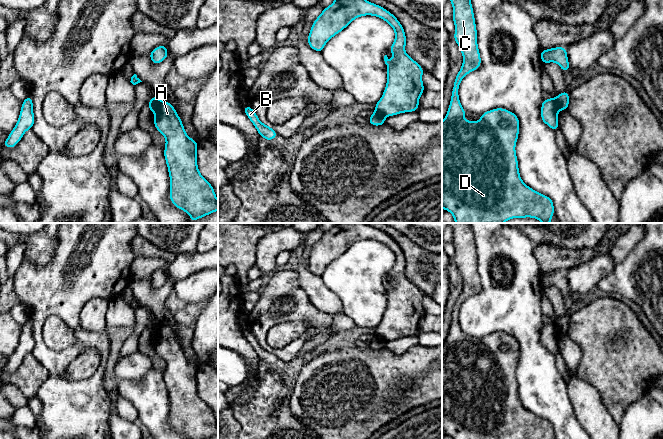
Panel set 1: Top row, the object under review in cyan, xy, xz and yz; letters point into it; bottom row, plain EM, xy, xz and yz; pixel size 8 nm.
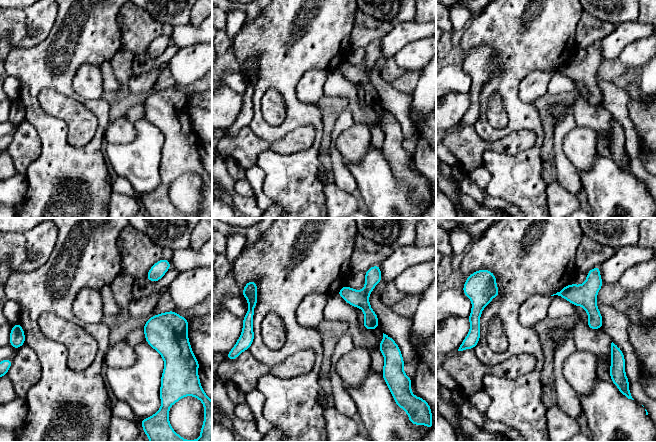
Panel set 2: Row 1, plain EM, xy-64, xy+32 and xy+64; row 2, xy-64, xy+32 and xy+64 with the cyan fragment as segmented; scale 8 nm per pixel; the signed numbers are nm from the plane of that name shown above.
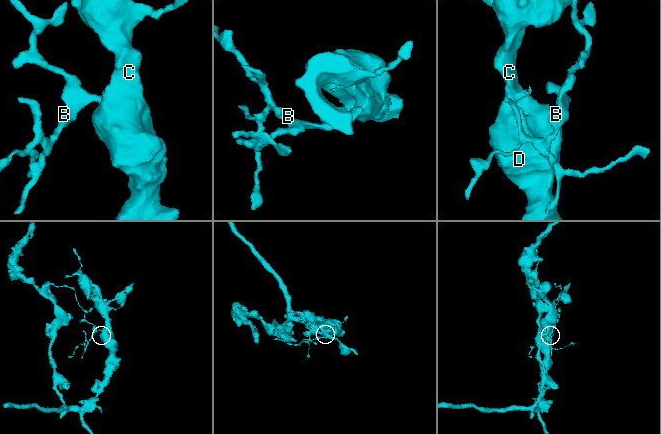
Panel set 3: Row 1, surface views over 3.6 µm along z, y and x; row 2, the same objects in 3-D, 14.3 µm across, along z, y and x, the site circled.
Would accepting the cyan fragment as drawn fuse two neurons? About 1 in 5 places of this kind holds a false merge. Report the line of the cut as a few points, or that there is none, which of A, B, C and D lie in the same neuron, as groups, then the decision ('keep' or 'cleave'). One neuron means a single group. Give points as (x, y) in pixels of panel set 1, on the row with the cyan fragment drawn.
xy (160, 100), (152, 111) | A C D / B | cleave

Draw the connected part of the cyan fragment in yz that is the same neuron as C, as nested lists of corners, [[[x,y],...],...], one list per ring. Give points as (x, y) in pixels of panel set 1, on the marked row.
[[[449,0],[453,5],[452,19],[455,24],[453,39],[463,55],[463,64],[455,77],[450,105],[442,121],[442,208],[449,211],[455,223],[504,223],[512,218],[536,218],[550,223],[554,215],[554,204],[550,197],[536,192],[521,179],[515,146],[519,135],[517,115],[504,108],[495,108],[480,115],[480,121],[465,121],[465,109],[459,101],[459,86],[462,79],[481,66],[477,45],[477,29],[471,0]]]

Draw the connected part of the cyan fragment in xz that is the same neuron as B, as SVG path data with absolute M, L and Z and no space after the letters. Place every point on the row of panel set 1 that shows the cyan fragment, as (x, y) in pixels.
M249 106L243 108L244 113L250 119L252 124L255 126L259 135L262 136L265 141L273 140L278 137L278 134L268 125L264 125L258 118L256 112Z

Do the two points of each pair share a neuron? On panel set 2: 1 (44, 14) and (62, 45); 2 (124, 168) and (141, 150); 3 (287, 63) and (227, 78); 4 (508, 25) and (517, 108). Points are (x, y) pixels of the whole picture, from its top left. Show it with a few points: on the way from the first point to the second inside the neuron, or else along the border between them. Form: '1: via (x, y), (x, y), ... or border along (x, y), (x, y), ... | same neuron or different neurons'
1: border along (58, 10), (50, 33), (36, 45) | different neurons
2: via (128, 164), (138, 154) | same neuron
3: border along (239, 70), (244, 74) | different neurons
4: via (512, 46), (511, 87) | same neuron

